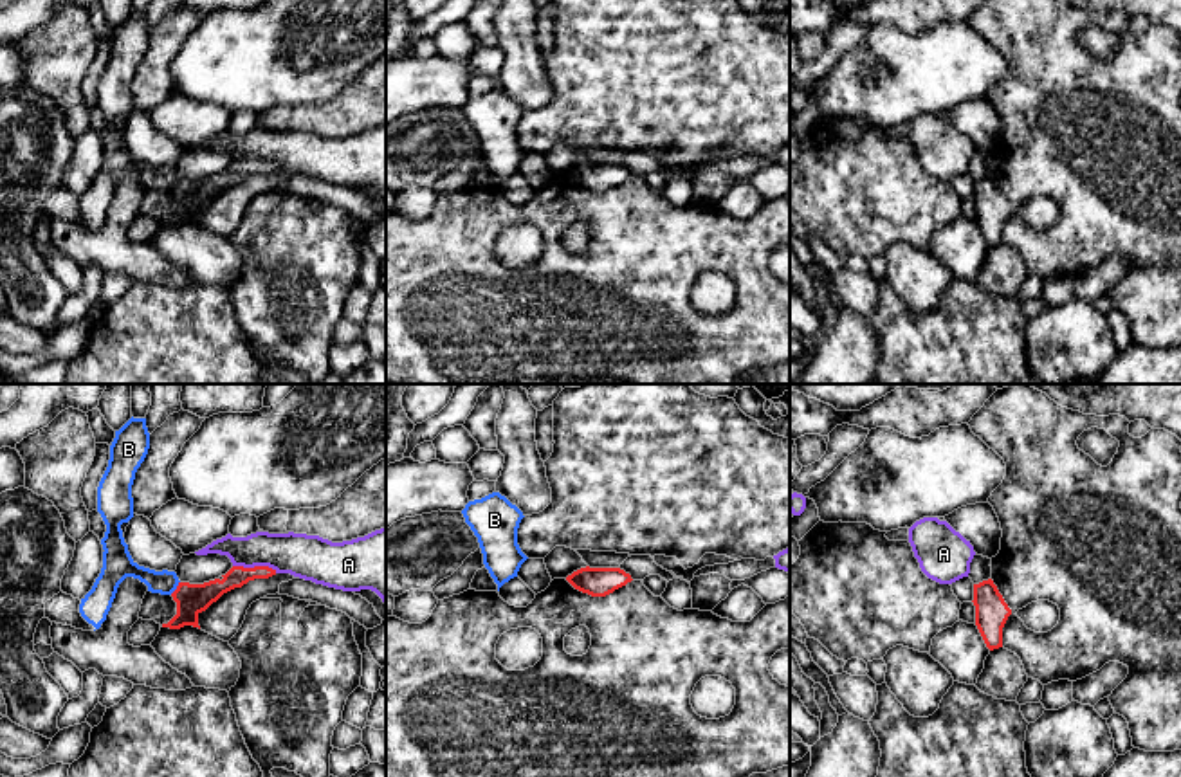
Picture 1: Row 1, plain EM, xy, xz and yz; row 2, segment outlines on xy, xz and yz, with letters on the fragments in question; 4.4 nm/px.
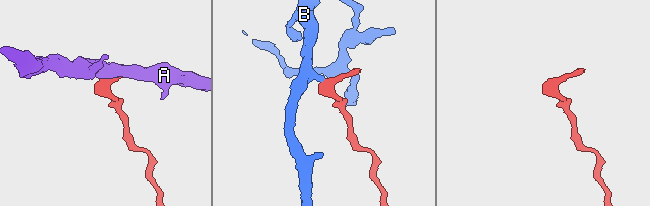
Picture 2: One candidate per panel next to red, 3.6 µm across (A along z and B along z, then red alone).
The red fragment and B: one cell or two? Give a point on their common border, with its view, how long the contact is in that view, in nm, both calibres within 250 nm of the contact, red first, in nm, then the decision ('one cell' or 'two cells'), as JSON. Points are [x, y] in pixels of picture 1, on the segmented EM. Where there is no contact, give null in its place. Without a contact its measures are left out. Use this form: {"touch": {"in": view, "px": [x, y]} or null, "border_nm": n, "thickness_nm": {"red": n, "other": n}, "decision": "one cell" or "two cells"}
{"touch": {"in": "xy", "px": [177, 588]}, "border_nm": 80, "thickness_nm": {"red": 140, "other": 110}, "decision": "two cells"}

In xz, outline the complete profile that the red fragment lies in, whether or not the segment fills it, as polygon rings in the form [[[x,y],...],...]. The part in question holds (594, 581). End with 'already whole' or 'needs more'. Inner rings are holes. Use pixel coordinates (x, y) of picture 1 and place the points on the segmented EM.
[[[586,566],[568,575],[566,580],[582,593],[588,593],[591,597],[606,597],[633,579],[620,568]]]; already whole

